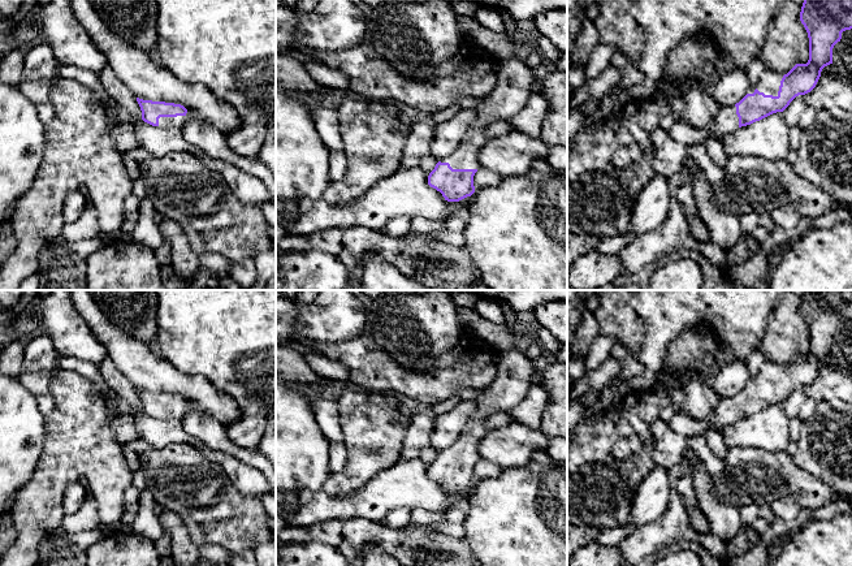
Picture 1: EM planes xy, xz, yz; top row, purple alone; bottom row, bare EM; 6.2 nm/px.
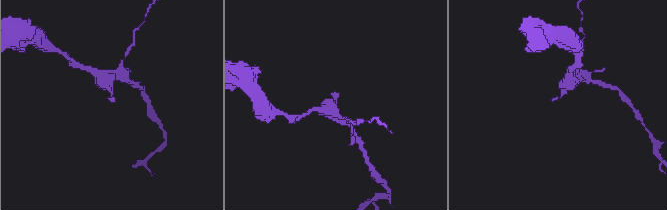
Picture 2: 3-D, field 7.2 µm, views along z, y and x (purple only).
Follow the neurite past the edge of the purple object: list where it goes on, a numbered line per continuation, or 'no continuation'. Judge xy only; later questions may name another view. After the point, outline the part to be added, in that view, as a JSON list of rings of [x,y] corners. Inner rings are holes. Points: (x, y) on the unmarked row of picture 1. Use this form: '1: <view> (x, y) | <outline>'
1: xy (177, 414) | [[[186,407],[160,409],[159,410],[159,419],[182,420],[185,411],[186,411]]]

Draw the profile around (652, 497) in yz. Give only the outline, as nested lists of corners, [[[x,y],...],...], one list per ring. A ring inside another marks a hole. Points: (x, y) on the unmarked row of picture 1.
[[[659,466],[653,468],[644,478],[632,501],[631,523],[643,526],[662,518],[671,489],[667,470]]]

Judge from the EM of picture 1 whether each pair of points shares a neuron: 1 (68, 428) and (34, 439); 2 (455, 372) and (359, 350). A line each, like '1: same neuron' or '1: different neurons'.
1: different neurons
2: same neuron

